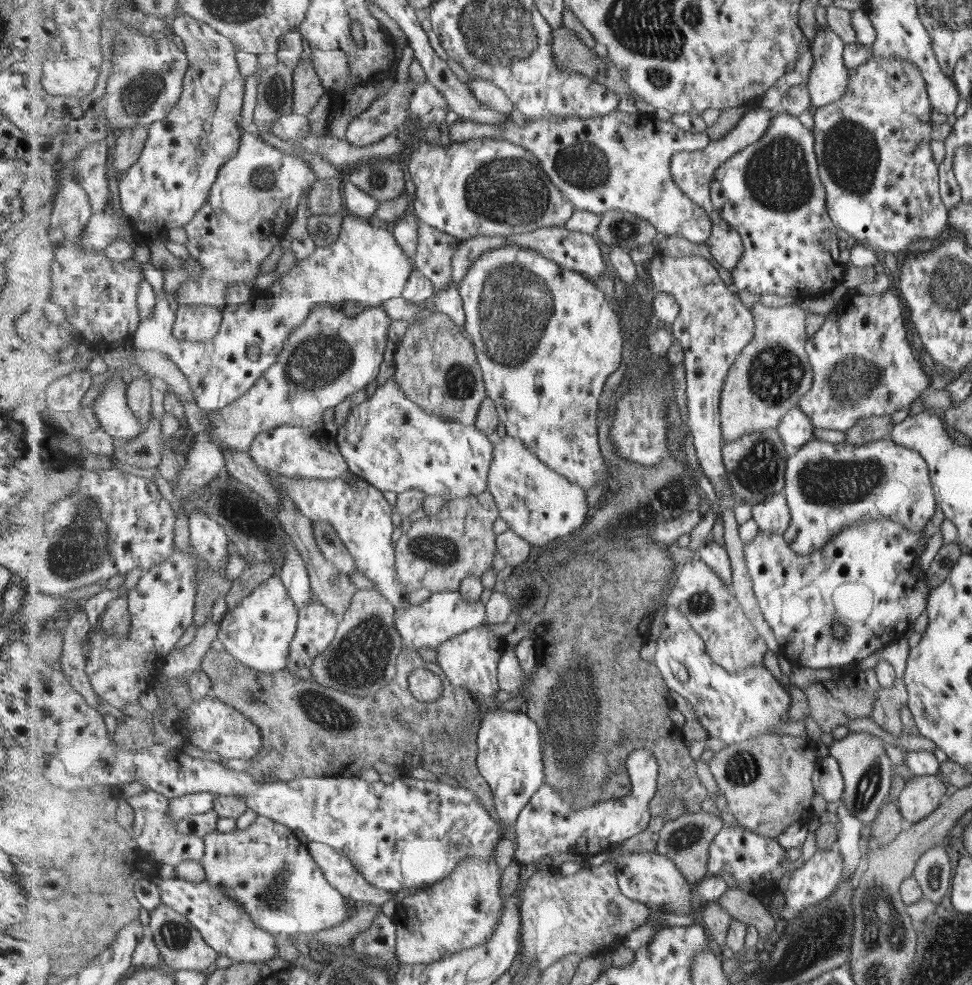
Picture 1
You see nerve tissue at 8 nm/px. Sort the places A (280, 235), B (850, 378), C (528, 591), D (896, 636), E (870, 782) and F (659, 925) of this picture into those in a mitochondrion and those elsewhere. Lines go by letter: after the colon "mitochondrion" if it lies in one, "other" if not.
A: other
B: mitochondrion
C: mitochondrion
D: other
E: mitochondrion
F: other

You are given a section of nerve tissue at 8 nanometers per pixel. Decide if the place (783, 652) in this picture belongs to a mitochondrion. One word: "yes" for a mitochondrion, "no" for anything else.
no

